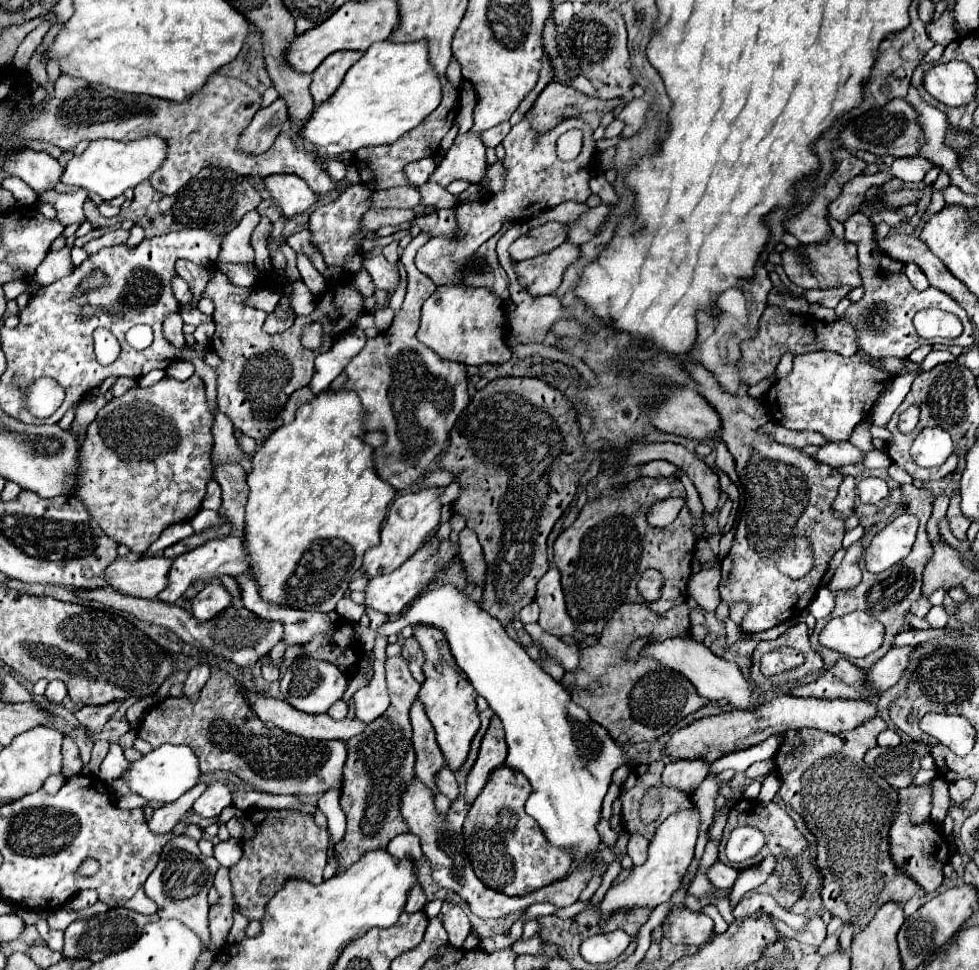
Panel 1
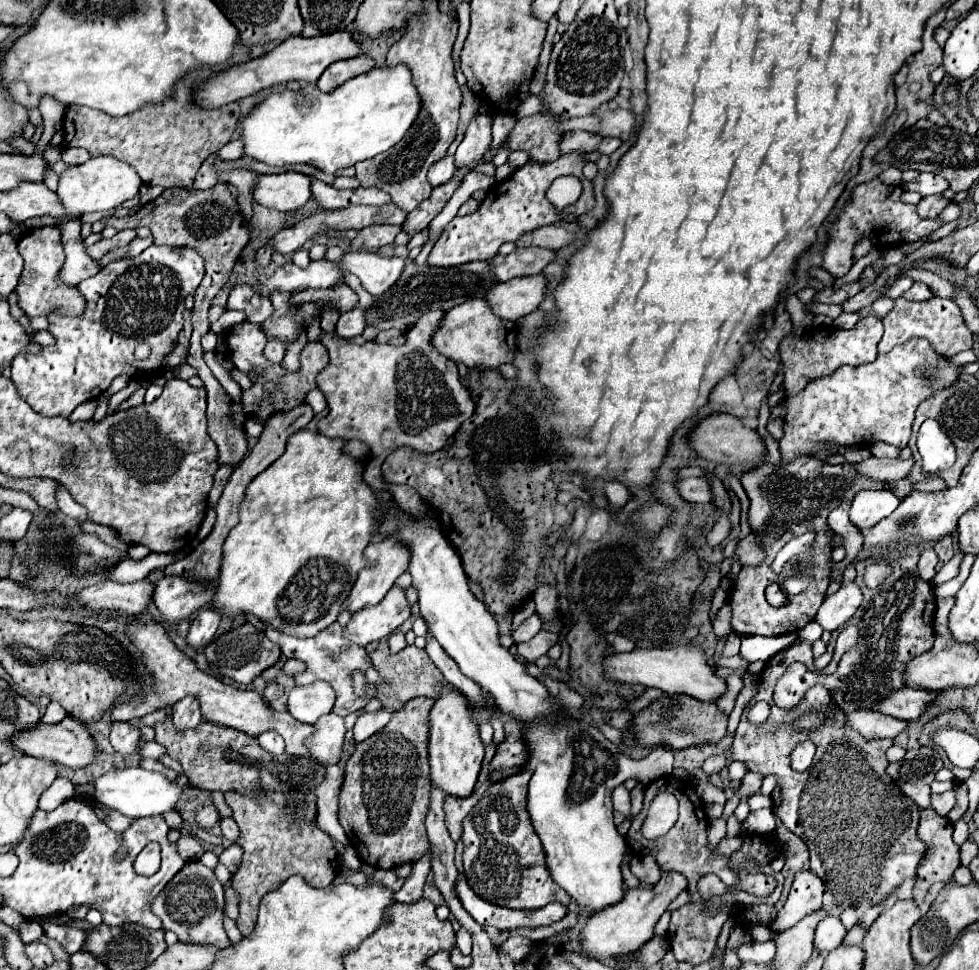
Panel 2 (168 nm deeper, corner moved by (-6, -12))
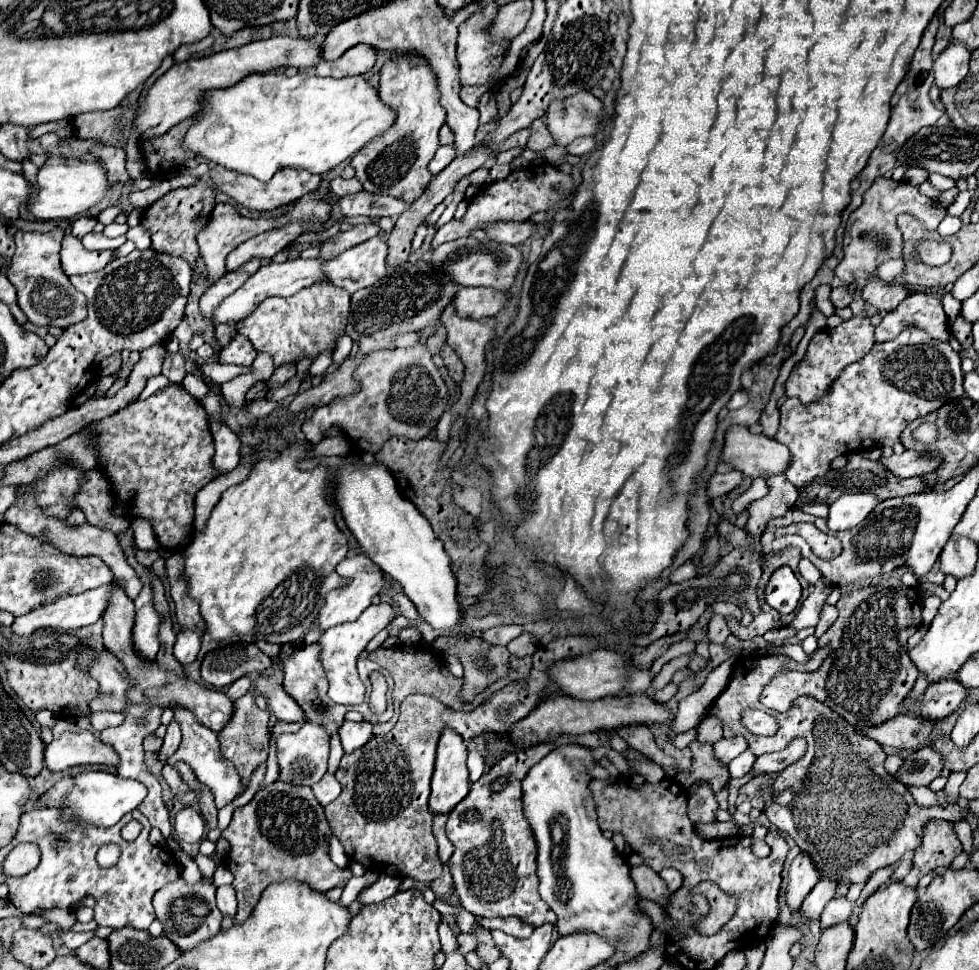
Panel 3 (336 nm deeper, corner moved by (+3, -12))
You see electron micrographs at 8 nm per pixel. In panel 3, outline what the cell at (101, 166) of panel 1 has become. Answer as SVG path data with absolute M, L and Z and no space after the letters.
M44 164L36 174L38 196L28 206L28 212L36 220L74 220L84 210L98 204L108 194L108 180L98 164Z

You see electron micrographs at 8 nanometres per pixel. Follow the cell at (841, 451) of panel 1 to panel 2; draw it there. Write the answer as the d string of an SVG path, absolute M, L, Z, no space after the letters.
M867 458L863 462L855 462L855 468L859 468L859 474L873 478L873 480L881 480L881 482L893 482L893 480L901 480L909 474L913 466L913 458L909 460L899 460L899 458Z

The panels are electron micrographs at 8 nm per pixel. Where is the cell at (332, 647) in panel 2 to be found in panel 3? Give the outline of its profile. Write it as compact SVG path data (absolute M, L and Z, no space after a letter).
M318 644L300 646L300 648L296 648L296 652L294 652L292 656L282 658L282 662L284 662L284 690L286 690L286 692L296 700L296 704L302 708L302 712L304 712L304 716L306 716L306 722L320 724L322 728L326 728L326 732L328 732L330 736L338 732L338 728L342 726L344 714L346 714L348 710L358 710L358 712L362 712L364 718L370 720L372 724L384 722L384 720L390 720L390 718L392 718L392 706L388 706L388 710L386 710L382 716L374 716L374 714L370 712L370 708L368 708L368 696L370 696L370 690L372 690L370 680L368 680L368 674L370 674L372 670L380 670L380 672L384 674L384 678L386 678L386 682L388 682L388 692L386 692L388 700L390 700L390 694L392 694L392 688L394 688L394 682L392 682L392 678L388 676L388 672L384 672L384 670L382 670L378 664L374 664L373 661L361 658L357 661L360 680L362 680L364 686L366 686L366 700L364 700L360 706L340 706L340 704L334 704L334 702L328 698L328 692L326 692L326 690L328 690L328 684L326 684L328 680L326 680L326 674L324 674L324 670L322 670L322 664L320 664L320 646L318 646Z

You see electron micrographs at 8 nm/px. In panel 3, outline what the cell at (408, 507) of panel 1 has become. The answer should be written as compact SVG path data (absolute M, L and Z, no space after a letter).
M352 554L338 564L336 572L344 578L344 586L326 594L322 612L318 612L318 620L316 620L316 628L320 628L322 632L332 626L338 626L338 624L354 622L370 606L372 596L376 596L380 592L380 588L384 586L384 572L368 556Z

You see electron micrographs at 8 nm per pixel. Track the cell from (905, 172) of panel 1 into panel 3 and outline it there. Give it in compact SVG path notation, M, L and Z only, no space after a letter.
M930 174L930 184L938 190L950 190L956 186L956 182L952 178L946 178L946 176L940 176L940 174Z

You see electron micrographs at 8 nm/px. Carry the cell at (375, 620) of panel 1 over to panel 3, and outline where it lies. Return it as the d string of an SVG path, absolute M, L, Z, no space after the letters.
M344 722L338 730L342 740L342 748L346 754L362 748L372 738L372 724L370 722Z

